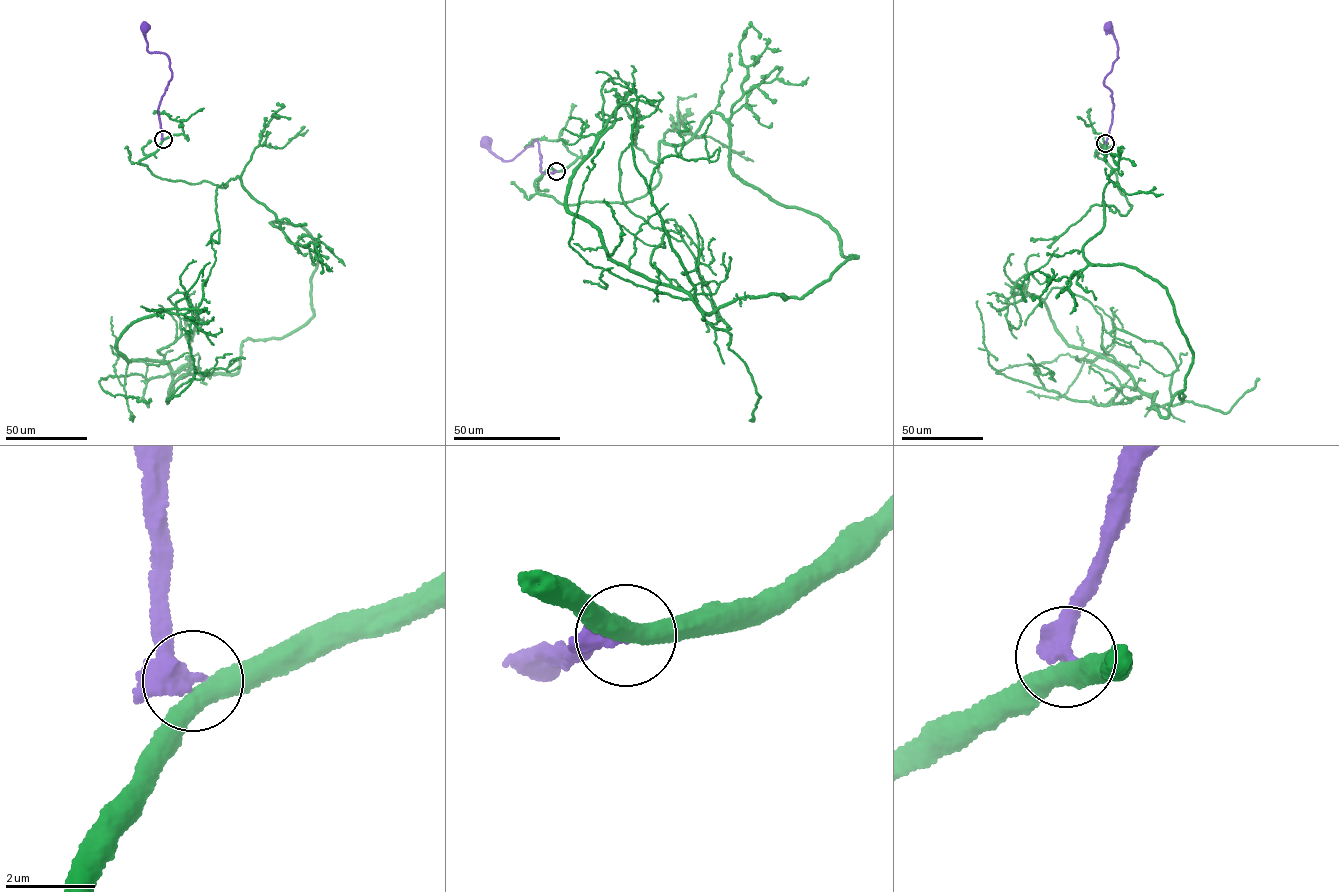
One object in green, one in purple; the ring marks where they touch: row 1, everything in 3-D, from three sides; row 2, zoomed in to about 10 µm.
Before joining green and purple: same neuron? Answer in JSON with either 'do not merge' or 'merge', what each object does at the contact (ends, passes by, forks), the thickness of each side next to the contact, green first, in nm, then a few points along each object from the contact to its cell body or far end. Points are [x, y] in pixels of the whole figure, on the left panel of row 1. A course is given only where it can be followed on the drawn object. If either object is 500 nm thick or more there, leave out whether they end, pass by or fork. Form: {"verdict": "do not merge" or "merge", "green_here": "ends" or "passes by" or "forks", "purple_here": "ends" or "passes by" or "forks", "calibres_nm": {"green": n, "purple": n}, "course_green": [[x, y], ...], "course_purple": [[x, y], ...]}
{"verdict": "do not merge", "green_here": "passes by", "purple_here": "passes by", "calibres_nm": {"green": 440, "purple": 360}, "course_green": [[163, 139], [153, 174], [238, 176], [305, 230], [313, 315], [235, 373], [129, 362], [212, 242]], "course_purple": [[163, 138], [158, 106], [172, 72], [169, 57], [148, 50], [145, 28]]}

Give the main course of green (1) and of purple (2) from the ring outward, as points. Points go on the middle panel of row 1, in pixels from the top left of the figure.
1: (556, 172), (632, 202), (713, 112), (857, 257), (706, 313), (618, 264), (566, 193), (635, 125)
2: (556, 171), (539, 170), (540, 155), (535, 139), (533, 145), (505, 161), (490, 151), (486, 142)

